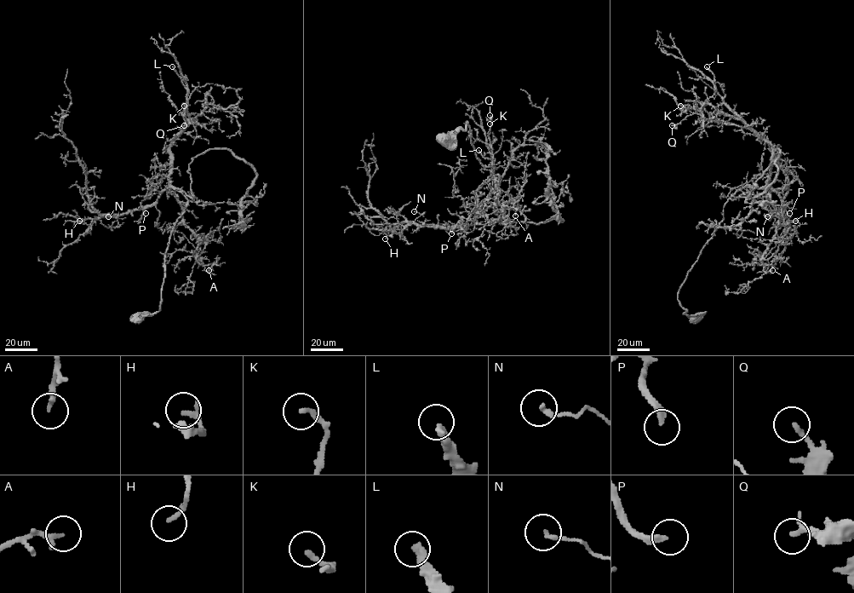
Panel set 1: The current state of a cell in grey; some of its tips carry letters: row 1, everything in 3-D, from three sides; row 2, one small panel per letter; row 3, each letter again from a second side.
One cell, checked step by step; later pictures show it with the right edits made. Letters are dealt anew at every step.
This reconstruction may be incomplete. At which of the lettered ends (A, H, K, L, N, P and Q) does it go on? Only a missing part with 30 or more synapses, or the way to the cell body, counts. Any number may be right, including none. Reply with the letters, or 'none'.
L, P

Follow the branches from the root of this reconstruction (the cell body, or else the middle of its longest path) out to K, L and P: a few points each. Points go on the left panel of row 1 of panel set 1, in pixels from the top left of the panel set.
K: (135, 318), (159, 310), (166, 250), (187, 202), (170, 187), (169, 176), (169, 146), (186, 127), (184, 106)
L: (135, 318), (159, 310), (166, 250), (187, 202), (170, 187), (169, 146), (189, 122), (187, 90), (172, 66)
P: (135, 318), (159, 310), (166, 250), (187, 199), (174, 187), (166, 188), (146, 213)

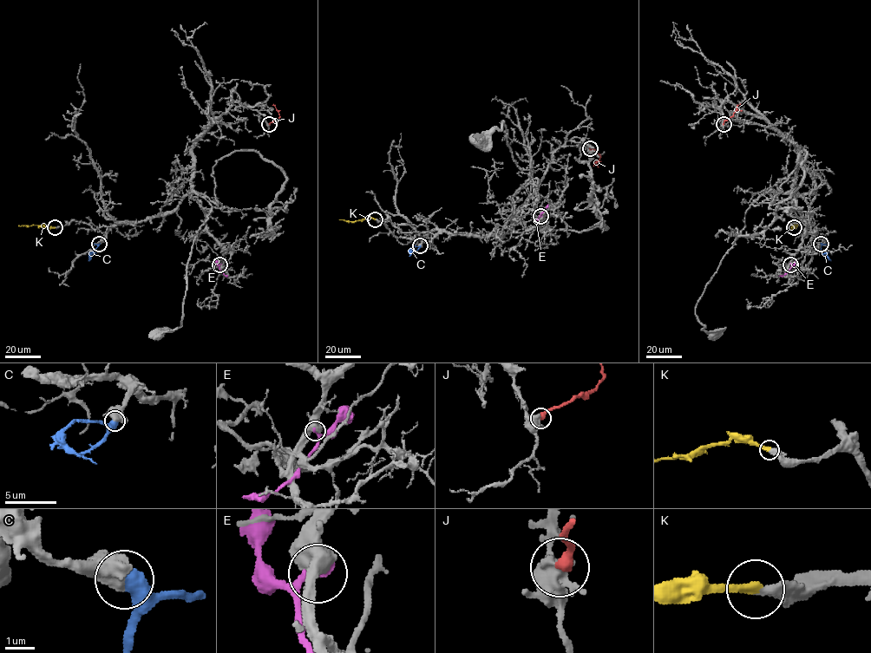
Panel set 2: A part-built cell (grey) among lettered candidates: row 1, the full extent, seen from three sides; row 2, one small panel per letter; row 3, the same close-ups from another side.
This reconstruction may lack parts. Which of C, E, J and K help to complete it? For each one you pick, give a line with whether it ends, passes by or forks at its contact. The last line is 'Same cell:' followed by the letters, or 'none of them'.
C: It ends there
K: It ends there
Same cell: C, K

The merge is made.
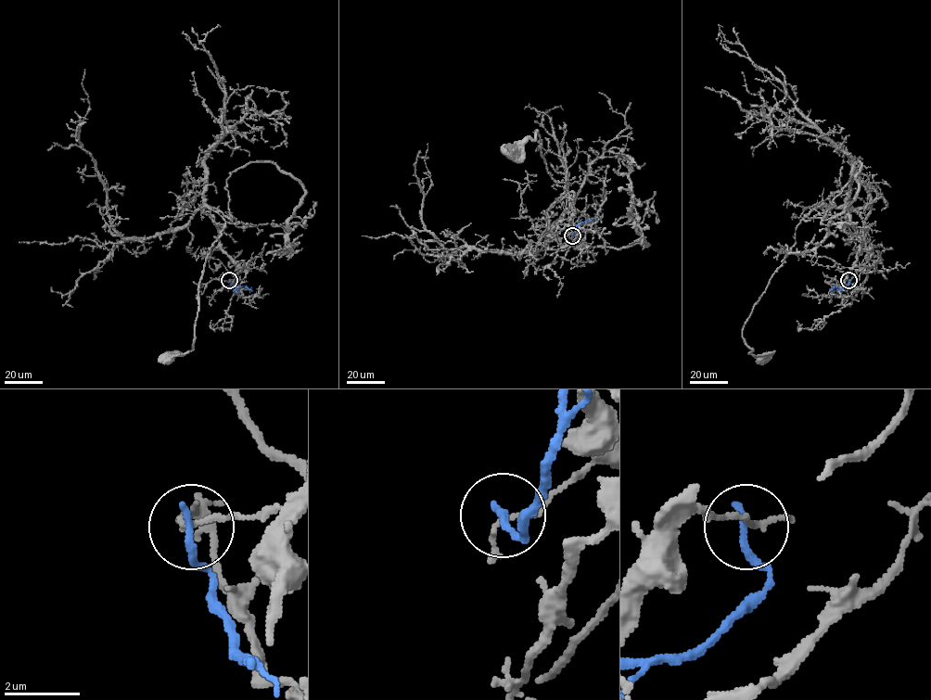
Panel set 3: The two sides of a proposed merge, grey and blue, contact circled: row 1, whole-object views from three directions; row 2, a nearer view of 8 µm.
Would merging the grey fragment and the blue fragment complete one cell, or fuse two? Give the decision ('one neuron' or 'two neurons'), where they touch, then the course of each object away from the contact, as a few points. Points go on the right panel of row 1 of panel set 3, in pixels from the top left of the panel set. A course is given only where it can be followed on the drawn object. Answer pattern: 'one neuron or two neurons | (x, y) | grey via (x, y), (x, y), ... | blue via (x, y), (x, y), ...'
two neurons | (848, 280) | grey via (848, 280), (856, 229), (846, 209), (818, 207), (796, 228), (796, 243), (743, 329), (761, 358) | blue via (848, 280), (846, 286), (834, 286), (829, 290)

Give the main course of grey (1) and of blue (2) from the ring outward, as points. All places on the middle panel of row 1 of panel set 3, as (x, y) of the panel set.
1: (572, 236), (580, 240), (562, 248), (546, 235), (547, 210), (567, 185), (547, 171), (538, 130), (507, 149)
2: (572, 236), (580, 223), (595, 217)

